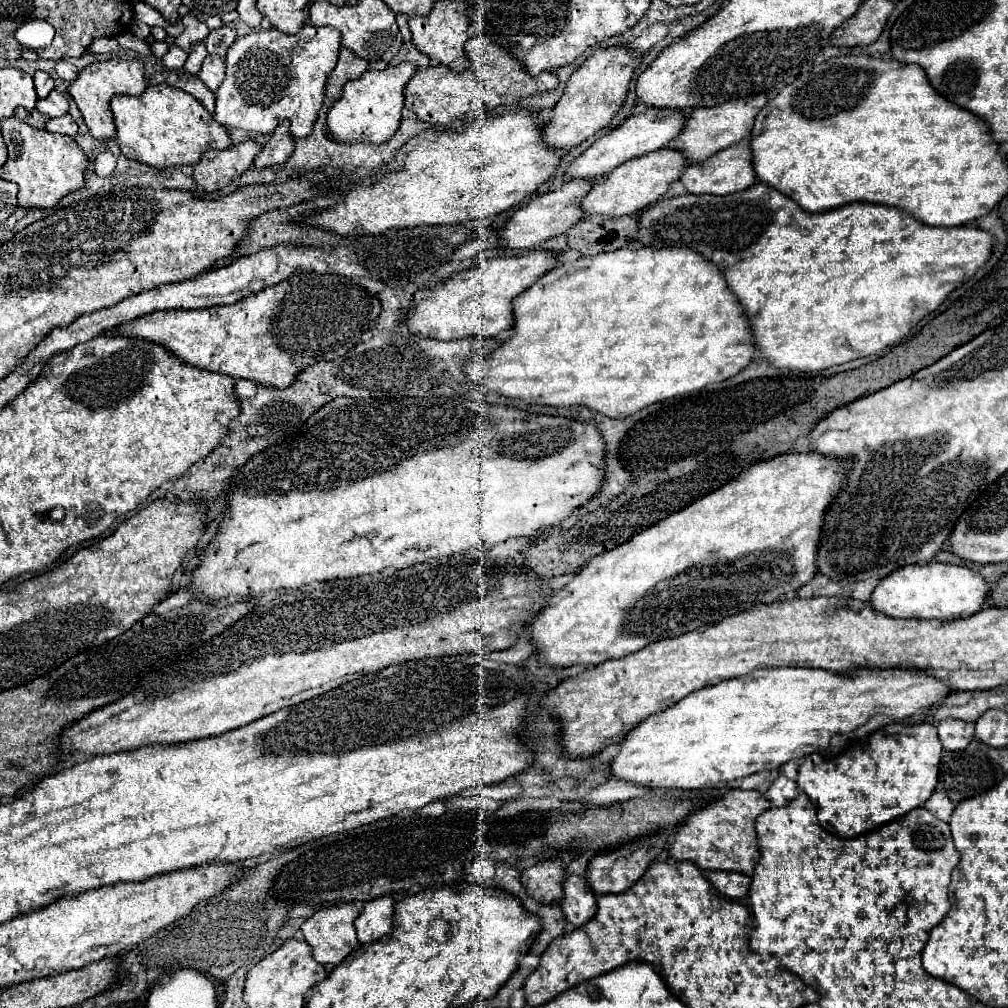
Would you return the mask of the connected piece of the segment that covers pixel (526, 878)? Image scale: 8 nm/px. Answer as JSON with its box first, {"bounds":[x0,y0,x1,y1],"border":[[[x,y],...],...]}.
{"bounds":[522,858,566,904],"border":[[[550,858],[548,862],[540,862],[522,872],[522,884],[526,886],[528,894],[544,904],[558,902],[564,892],[562,884],[566,880],[566,868],[560,858]]]}

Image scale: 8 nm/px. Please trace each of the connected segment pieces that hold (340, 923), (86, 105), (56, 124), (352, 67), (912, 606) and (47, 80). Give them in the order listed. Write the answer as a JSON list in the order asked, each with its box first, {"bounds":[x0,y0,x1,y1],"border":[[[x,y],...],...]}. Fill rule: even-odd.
[{"bounds":[300,904,358,968],"border":[[[332,904],[328,908],[320,908],[312,918],[308,918],[300,926],[306,942],[312,946],[312,956],[318,964],[334,968],[350,952],[356,950],[356,946],[358,946],[358,938],[356,938],[356,930],[354,930],[354,920],[356,918],[358,918],[358,910],[356,910],[354,904]]]},{"bounds":[68,58,146,138],"border":[[[112,58],[106,62],[94,62],[78,72],[78,78],[68,86],[68,92],[72,94],[74,102],[78,104],[78,110],[84,116],[84,122],[94,138],[114,138],[114,120],[110,112],[110,100],[118,92],[124,94],[142,94],[146,90],[146,78],[144,78],[144,66],[136,58]]]},{"bounds":[46,114,78,138],"border":[[[66,114],[66,116],[60,116],[60,118],[50,118],[46,122],[46,130],[54,132],[54,134],[66,134],[66,136],[74,138],[76,132],[78,132],[78,126],[76,126],[74,118],[70,114]]]},{"bounds":[326,48,368,100],"border":[[[342,48],[340,50],[340,58],[338,58],[338,64],[334,68],[334,72],[330,74],[328,78],[328,84],[326,84],[326,98],[328,100],[336,100],[342,96],[342,90],[344,90],[344,84],[350,82],[350,80],[356,80],[364,74],[364,70],[368,68],[368,62],[360,56],[356,56],[352,50],[348,48]]]},{"bounds":[870,562,990,620],"border":[[[928,562],[920,566],[904,566],[886,576],[886,580],[882,580],[872,592],[870,602],[878,612],[884,612],[892,618],[954,620],[980,612],[988,598],[988,592],[990,586],[980,572],[974,572],[968,566]]]},{"bounds":[34,72,54,98],"border":[[[36,72],[34,74],[34,88],[36,88],[38,98],[44,98],[44,96],[48,96],[52,92],[54,78],[50,74],[46,74],[46,72]]]}]

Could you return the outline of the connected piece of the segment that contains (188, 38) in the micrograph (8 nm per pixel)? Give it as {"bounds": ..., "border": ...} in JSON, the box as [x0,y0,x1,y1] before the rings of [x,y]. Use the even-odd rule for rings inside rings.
{"bounds":[176,14,208,50],"border":[[[186,14],[182,18],[182,24],[184,24],[184,32],[176,38],[176,44],[182,48],[182,50],[190,50],[190,46],[194,42],[202,42],[206,36],[208,36],[208,26],[204,22],[200,22],[196,16],[190,16]]]}

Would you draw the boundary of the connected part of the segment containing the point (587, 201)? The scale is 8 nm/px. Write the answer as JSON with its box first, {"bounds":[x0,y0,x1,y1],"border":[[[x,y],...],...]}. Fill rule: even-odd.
{"bounds":[582,146,688,218],"border":[[[670,146],[644,154],[644,156],[638,156],[638,158],[632,158],[592,186],[588,196],[582,200],[584,216],[602,214],[602,216],[616,218],[616,216],[624,216],[624,214],[636,214],[642,208],[646,208],[648,204],[660,200],[660,196],[664,196],[668,192],[668,186],[672,182],[680,180],[682,170],[686,166],[688,164],[684,164],[684,156],[680,156],[680,152],[676,152]]]}

